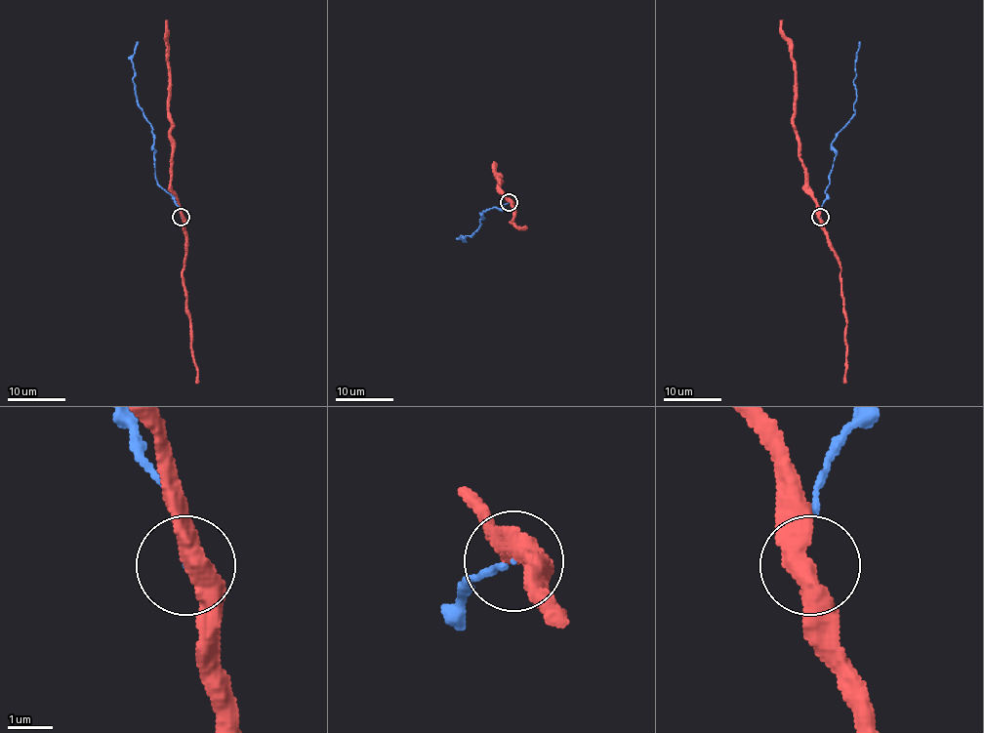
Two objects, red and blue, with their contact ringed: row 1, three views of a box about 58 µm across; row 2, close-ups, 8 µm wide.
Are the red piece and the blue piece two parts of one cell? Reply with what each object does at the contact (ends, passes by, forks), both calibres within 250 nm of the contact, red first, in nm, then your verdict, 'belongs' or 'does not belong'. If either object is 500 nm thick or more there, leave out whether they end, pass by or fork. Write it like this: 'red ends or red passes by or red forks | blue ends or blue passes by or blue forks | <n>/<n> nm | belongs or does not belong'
red passes by | blue ends | 480/20 nm | does not belong

